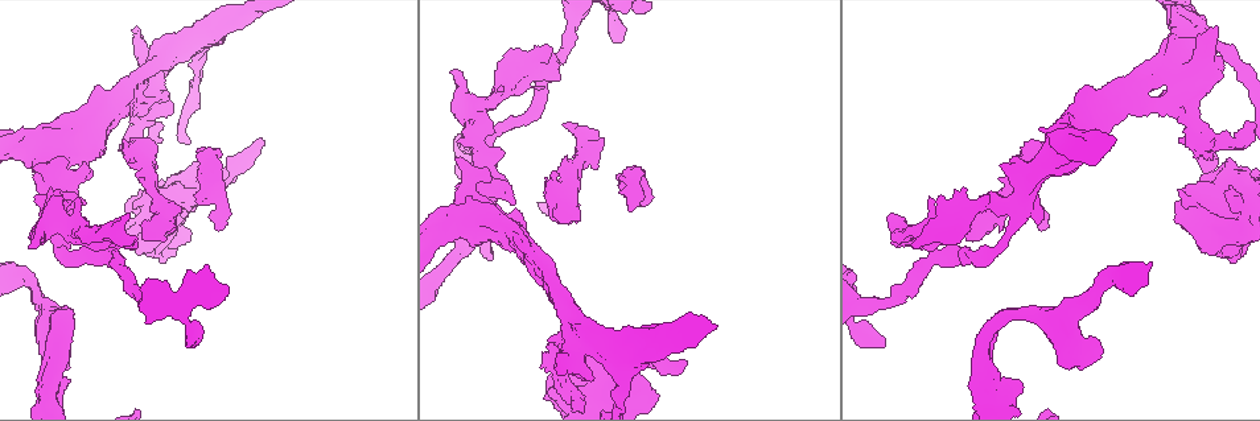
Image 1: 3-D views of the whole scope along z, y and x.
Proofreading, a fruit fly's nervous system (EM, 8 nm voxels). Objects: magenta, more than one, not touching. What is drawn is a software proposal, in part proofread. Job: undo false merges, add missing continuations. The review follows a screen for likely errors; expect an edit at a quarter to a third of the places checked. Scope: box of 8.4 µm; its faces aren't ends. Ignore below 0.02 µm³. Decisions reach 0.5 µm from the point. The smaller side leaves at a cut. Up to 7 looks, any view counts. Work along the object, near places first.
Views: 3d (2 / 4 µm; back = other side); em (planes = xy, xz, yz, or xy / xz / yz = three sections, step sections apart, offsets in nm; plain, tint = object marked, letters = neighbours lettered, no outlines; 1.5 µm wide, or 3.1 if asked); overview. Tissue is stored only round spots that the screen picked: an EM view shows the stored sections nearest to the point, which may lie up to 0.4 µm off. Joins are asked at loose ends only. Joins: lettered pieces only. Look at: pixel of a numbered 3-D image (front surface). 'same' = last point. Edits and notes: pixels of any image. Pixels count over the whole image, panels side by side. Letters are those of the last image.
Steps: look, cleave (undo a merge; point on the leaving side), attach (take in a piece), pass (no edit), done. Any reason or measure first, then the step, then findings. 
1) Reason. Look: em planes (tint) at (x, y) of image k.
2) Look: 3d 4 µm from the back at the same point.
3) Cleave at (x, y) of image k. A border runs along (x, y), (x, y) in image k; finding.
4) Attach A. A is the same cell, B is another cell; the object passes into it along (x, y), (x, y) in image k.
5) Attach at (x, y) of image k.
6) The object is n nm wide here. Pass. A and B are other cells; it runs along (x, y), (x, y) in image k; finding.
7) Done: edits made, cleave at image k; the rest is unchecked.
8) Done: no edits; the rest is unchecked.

Branch stops here. Look: em xy step 8 (letters) at (620, 43) of image 1.

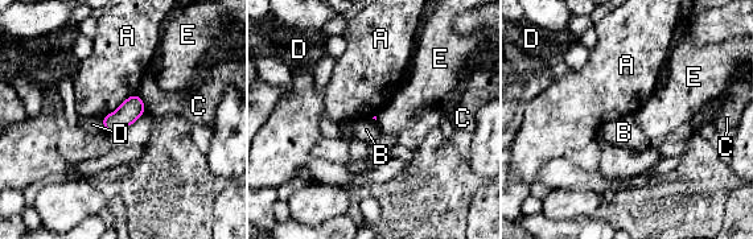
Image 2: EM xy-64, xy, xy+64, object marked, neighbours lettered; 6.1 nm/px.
Look: em planes (letters) at the same point.

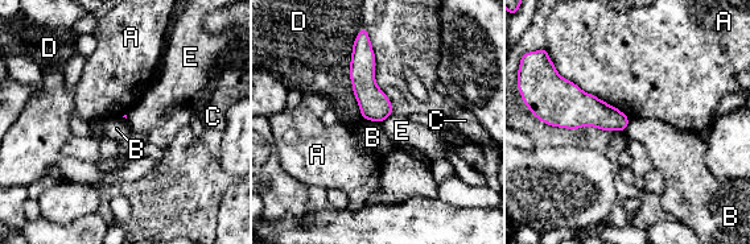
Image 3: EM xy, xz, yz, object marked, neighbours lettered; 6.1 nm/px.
Pass. A, B, C, D and E are other cells; no lettered piece goes on from it.

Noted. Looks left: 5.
Branch stops here. Look: 3d 4 µm at (630, 206) of image 1.

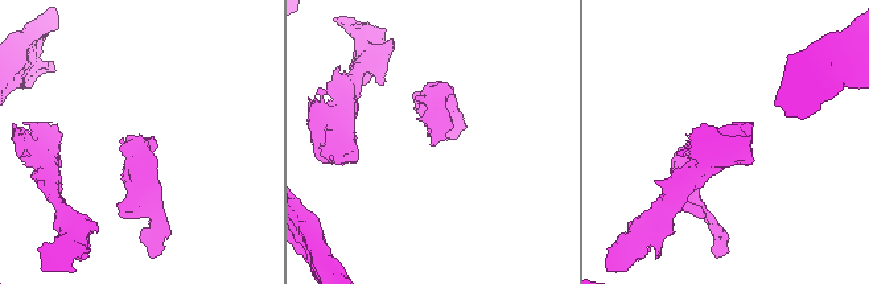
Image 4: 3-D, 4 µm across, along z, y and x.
Shape alone is not enough. Look: em planes (letters) at (136, 140) of image 4.

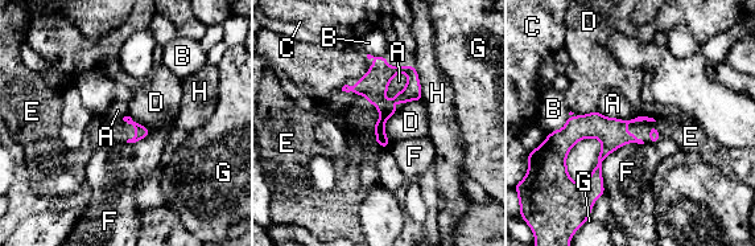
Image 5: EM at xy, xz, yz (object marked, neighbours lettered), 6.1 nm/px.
The object is 170 nm wide here. Attach E. E is the same cell, A, B, C, D, F, G and H are other cells; the neuron continues.

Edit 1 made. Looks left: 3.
See it whole again. Look: overview.

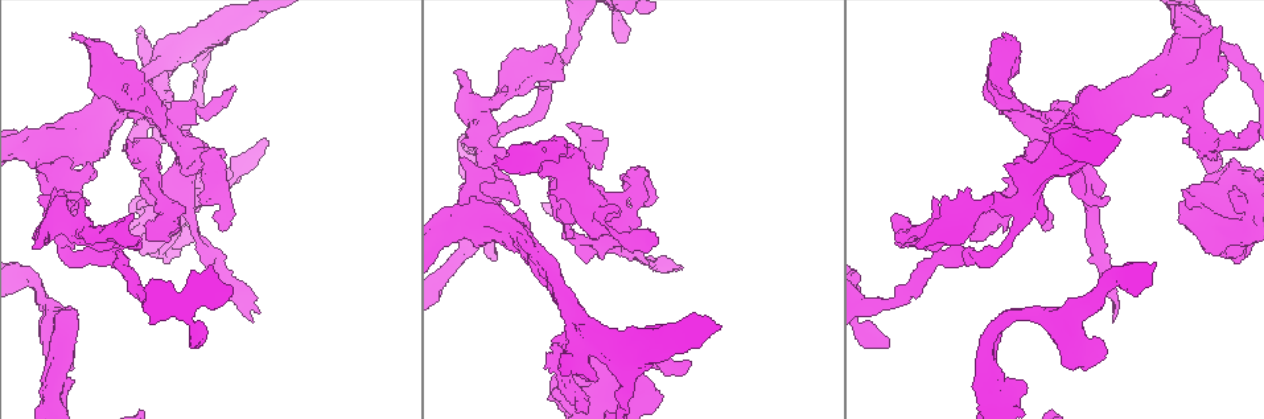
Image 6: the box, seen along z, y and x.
Sudden change in width. Look: 3d 4 µm from the back at (1084, 350) of image 6.

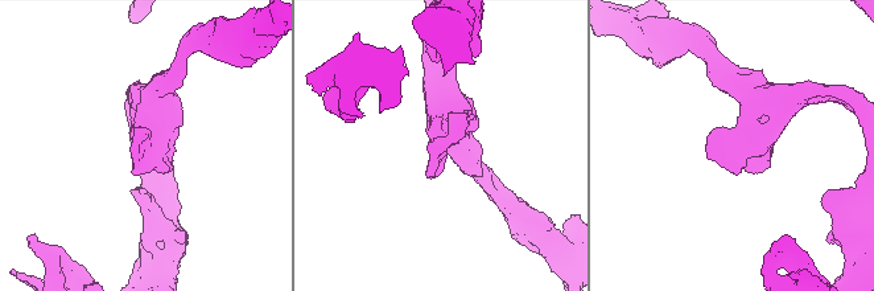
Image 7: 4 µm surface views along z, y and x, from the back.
Look: em planes (letters) at (737, 147) of image 7.

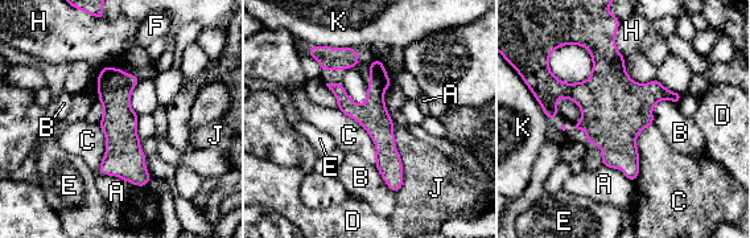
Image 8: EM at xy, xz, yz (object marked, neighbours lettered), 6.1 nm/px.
The object is 190 nm wide here. Pass. A, B, C, D, E, F, H, J and K are other cells; a border runs along (652, 124), (637, 136), (633, 181) in image 8; continuous, no second neuron.

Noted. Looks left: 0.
Done: edits made, attach at image 5; the rest is unchecked.

